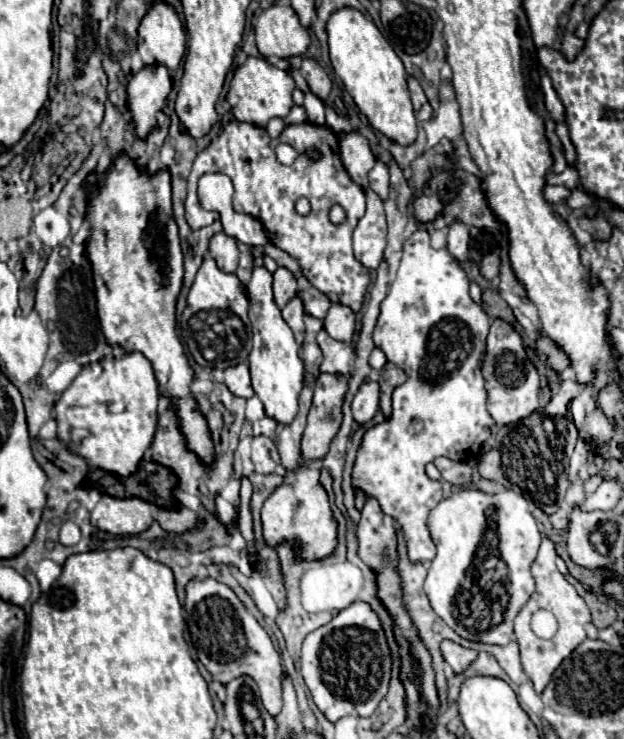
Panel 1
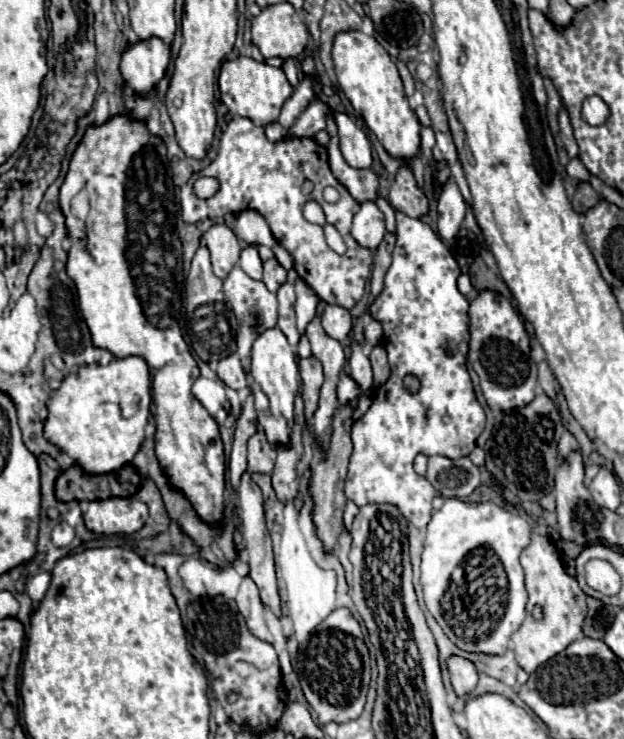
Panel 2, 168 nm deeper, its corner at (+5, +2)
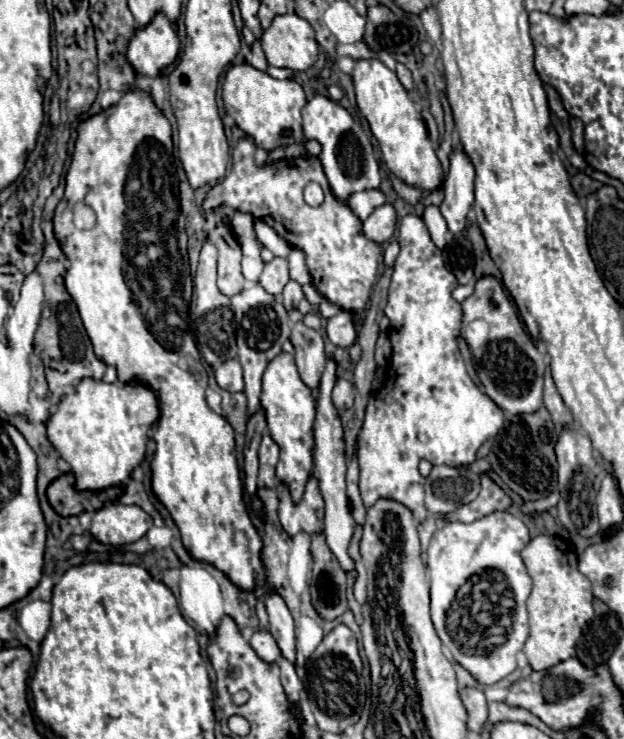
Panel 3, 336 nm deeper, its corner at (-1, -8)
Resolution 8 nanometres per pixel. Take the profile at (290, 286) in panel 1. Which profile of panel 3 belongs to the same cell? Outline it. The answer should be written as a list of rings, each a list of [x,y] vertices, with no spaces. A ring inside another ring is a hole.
[[[274,258],[272,262],[268,262],[264,266],[264,272],[260,276],[260,284],[266,292],[270,292],[272,296],[280,296],[284,286],[288,284],[290,276],[288,276],[288,262],[284,258]]]

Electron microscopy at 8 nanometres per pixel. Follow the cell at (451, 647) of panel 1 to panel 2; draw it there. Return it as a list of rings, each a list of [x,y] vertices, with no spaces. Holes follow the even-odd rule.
[[[452,656],[448,660],[448,672],[450,672],[450,678],[452,678],[454,692],[458,696],[468,696],[478,684],[478,672],[476,672],[474,664],[464,660],[464,658]]]

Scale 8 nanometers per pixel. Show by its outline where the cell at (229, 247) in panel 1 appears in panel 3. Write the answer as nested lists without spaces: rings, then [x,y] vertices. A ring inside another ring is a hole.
[[[218,226],[208,234],[208,242],[218,248],[218,288],[226,296],[234,296],[244,288],[244,276],[240,272],[242,248],[232,230]]]

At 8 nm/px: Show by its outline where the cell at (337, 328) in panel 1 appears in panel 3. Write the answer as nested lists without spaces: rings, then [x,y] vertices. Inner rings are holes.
[[[338,312],[334,318],[326,324],[326,334],[332,344],[336,346],[352,346],[356,342],[356,326],[350,312]]]

